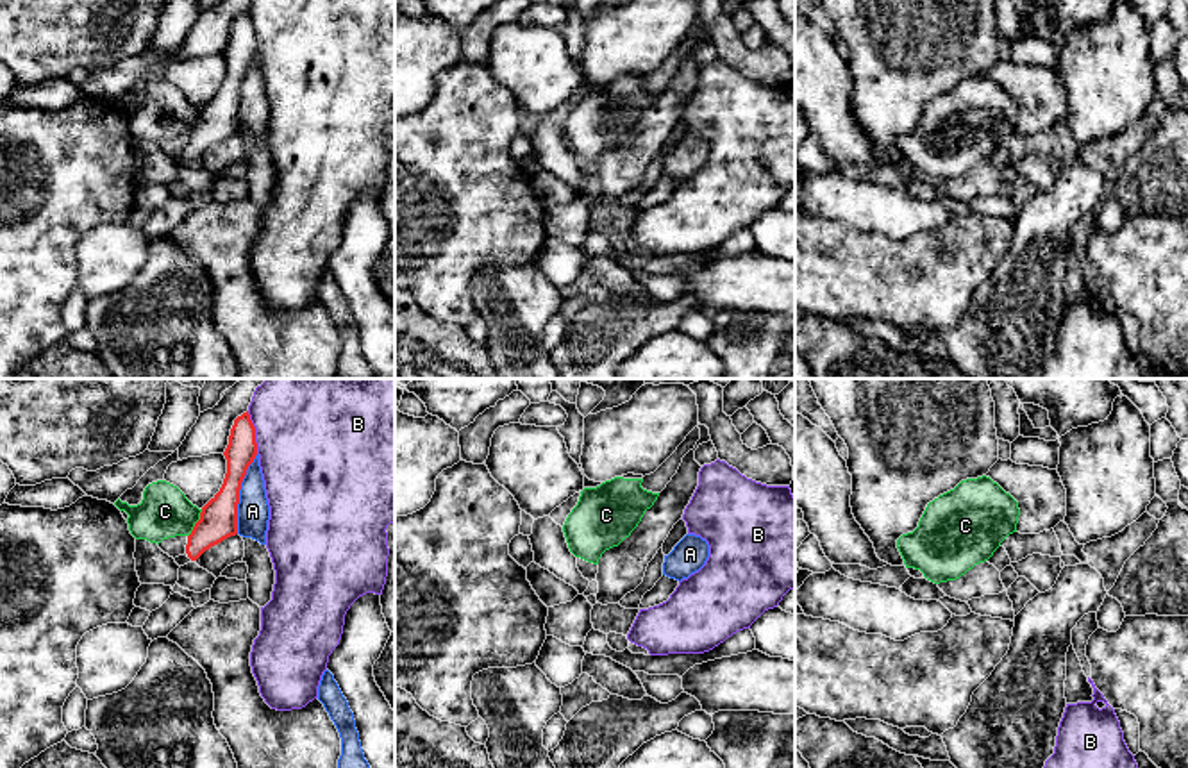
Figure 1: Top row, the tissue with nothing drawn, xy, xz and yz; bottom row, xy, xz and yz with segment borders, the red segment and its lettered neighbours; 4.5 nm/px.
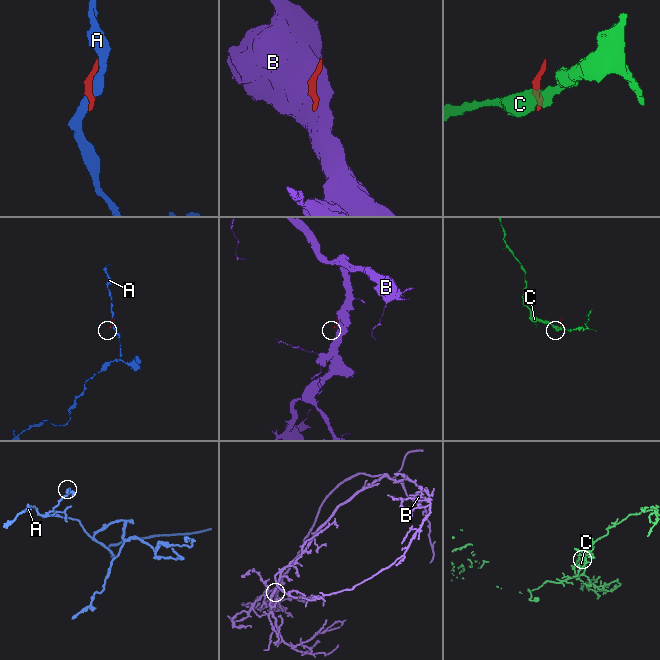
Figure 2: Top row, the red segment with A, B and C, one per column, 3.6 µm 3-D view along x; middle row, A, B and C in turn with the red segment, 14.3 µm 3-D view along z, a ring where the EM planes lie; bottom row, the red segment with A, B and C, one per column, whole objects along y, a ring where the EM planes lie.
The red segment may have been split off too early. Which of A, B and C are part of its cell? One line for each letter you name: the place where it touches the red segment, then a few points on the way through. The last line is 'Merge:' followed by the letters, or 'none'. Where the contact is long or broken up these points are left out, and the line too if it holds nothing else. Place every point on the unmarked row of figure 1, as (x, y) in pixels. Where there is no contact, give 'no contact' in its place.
Merge: none

